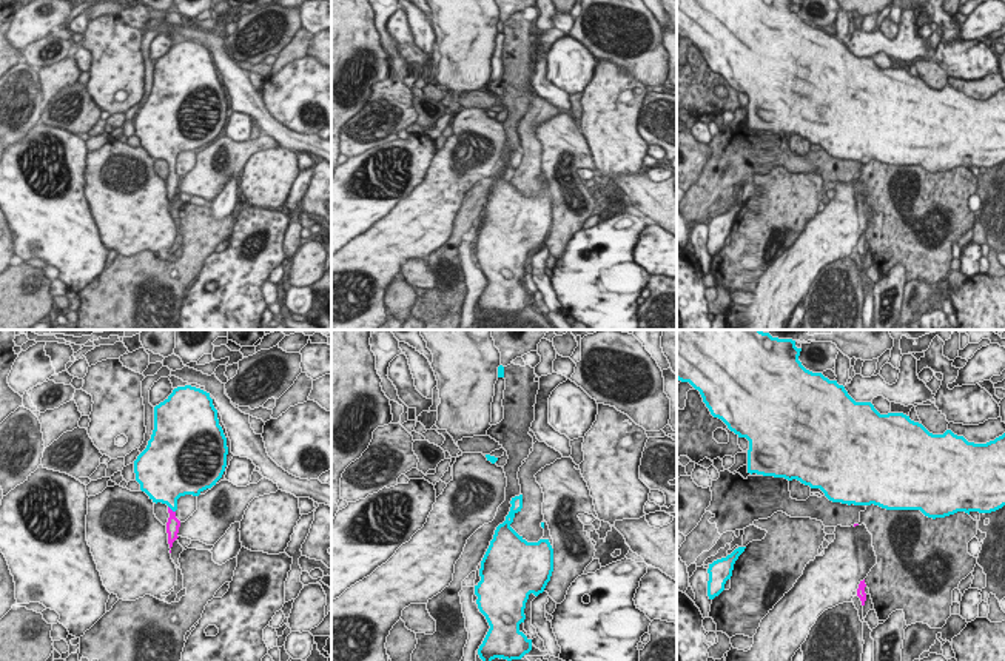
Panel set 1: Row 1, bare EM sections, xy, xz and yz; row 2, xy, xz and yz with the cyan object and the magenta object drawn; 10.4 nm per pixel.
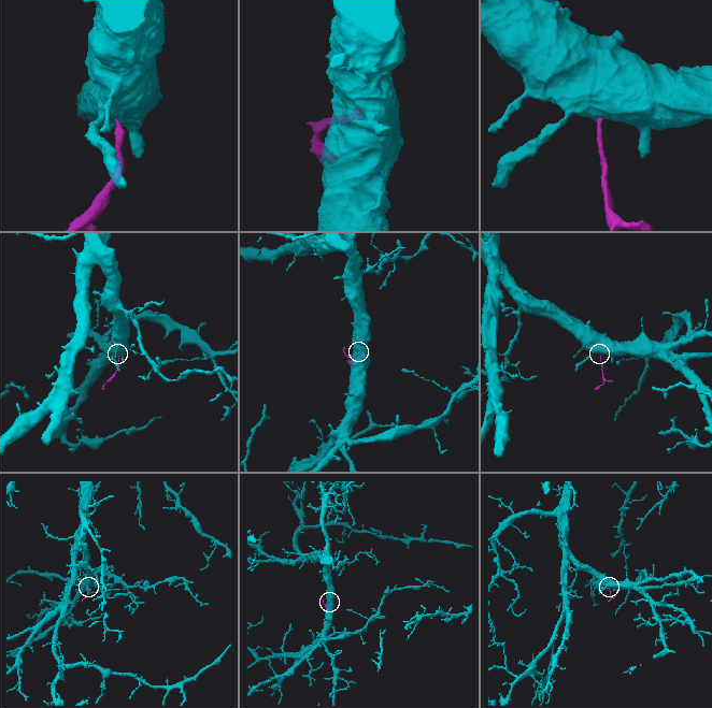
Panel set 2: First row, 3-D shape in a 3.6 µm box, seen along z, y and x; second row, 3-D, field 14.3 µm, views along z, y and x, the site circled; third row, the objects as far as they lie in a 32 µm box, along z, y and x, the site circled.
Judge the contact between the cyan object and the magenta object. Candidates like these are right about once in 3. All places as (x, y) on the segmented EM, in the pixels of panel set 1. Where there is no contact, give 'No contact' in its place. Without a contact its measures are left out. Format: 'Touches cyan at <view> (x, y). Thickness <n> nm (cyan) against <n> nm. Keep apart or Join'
Touches cyan at xy (171, 509). Thickness 360 nm (cyan) against 140 nm. Join

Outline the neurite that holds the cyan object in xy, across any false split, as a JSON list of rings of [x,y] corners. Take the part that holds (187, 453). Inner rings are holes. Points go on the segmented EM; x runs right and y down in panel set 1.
[[[177,387],[154,407],[154,430],[134,461],[136,481],[153,502],[168,505],[168,544],[179,538],[177,499],[199,496],[222,478],[227,467],[227,438],[219,425],[210,393]]]

